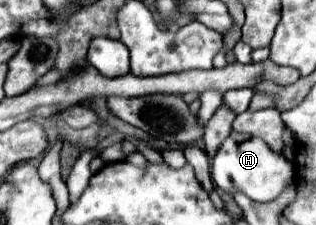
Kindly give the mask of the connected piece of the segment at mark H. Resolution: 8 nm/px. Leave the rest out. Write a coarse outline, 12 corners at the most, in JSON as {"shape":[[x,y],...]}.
{"shape":[[231,131],[211,179],[227,195],[273,201],[293,163],[259,137]]}

